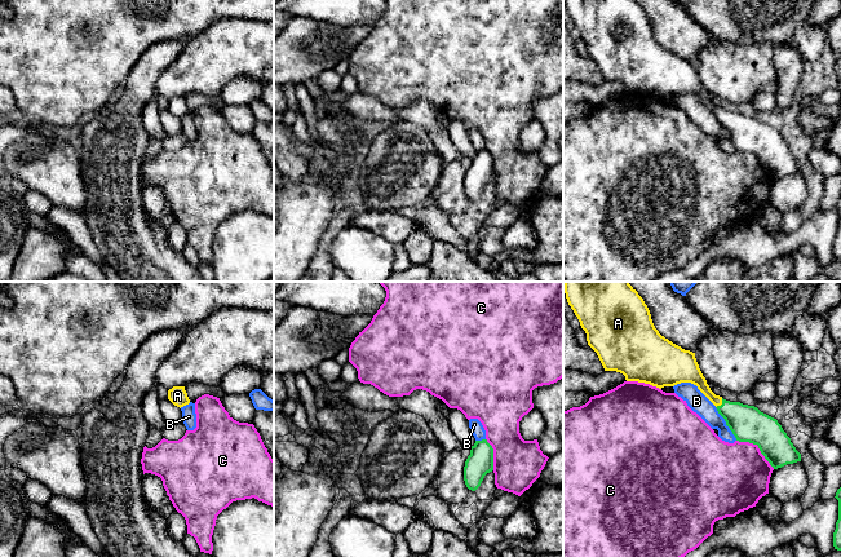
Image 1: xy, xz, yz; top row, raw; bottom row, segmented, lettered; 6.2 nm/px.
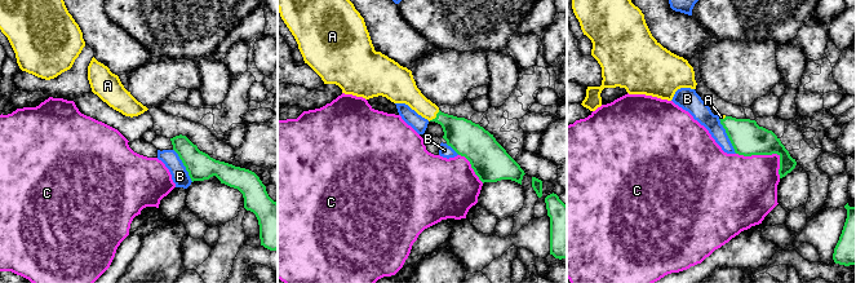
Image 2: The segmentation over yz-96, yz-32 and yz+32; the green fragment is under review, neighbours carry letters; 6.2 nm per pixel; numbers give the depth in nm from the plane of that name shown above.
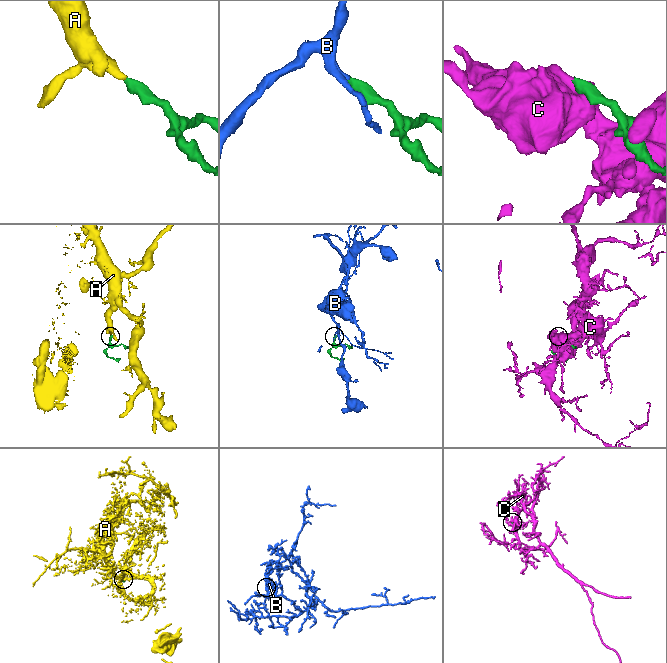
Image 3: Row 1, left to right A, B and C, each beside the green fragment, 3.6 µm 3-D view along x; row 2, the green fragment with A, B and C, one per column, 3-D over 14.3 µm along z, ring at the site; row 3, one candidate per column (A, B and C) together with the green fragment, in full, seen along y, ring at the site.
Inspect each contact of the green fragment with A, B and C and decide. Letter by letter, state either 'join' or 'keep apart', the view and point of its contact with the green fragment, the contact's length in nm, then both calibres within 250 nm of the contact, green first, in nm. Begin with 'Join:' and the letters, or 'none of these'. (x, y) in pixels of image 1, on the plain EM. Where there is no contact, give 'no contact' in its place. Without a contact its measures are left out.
Join: A
A: join | yz (722, 114) | 80 nm | 220/100 nm
B: keep apart | yz (726, 135) | 240 nm | 220/120 nm
C: keep apart | yz (758, 158) | 300 nm | 220/440 nm

